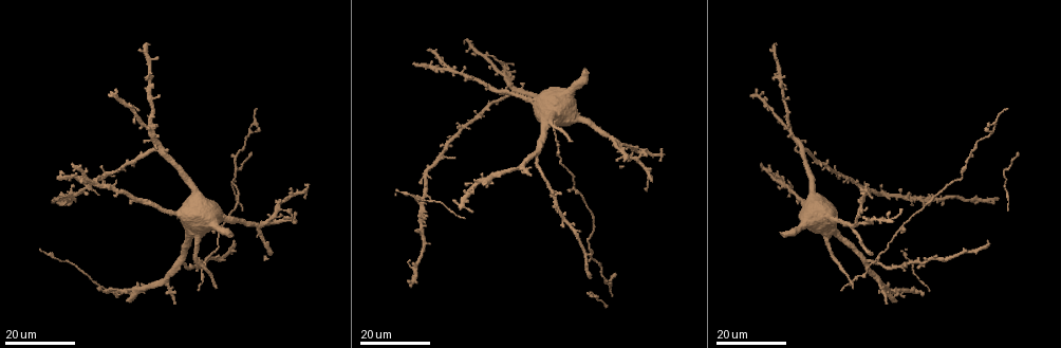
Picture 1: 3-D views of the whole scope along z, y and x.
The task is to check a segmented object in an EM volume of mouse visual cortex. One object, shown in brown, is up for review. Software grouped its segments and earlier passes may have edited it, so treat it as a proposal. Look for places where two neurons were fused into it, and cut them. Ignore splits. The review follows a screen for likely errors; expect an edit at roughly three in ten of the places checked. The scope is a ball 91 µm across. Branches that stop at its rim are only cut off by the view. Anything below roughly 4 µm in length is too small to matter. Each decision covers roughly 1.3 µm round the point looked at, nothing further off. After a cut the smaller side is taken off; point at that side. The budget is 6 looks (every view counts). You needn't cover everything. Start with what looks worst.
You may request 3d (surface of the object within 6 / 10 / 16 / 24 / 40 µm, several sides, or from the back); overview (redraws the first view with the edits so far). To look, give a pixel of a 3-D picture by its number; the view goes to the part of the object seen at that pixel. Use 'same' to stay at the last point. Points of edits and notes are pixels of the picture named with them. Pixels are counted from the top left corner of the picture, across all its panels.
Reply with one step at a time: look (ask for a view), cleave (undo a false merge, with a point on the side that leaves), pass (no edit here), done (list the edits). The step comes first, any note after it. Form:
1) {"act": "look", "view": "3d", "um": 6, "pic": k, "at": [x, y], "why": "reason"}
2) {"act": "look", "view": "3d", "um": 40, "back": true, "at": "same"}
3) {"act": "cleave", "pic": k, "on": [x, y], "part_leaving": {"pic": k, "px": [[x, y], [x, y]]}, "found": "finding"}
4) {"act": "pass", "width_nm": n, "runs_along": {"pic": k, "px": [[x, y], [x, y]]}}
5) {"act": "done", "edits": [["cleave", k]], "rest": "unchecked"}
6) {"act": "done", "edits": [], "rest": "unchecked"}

{"act": "look", "view": "3d", "um": 16, "pic": 1, "at": [441, 156], "why": "looks like a crossing"}

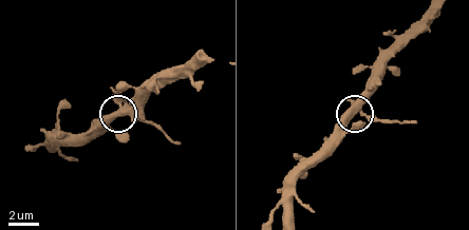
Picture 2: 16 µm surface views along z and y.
{"act": "look", "view": "3d", "um": 6, "pic": 2, "at": [117, 112]}

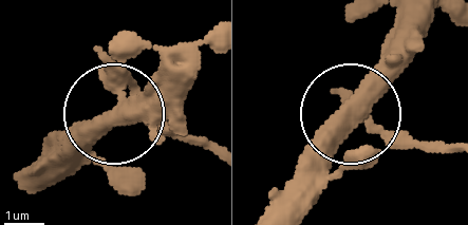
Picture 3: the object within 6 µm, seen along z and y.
{"act": "cleave", "pic": 3, "on": [391, 136], "arms": 4, "found": "two neurons meet here"}

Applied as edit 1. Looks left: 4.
{"act": "look", "view": "overview"}

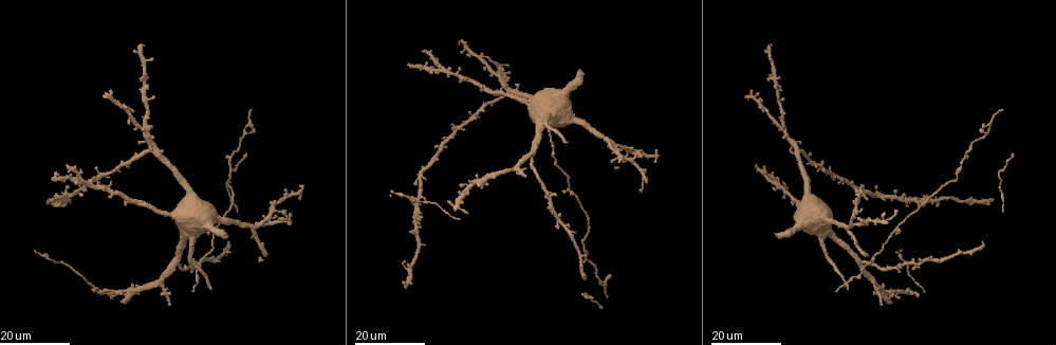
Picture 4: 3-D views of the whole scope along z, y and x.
{"act": "look", "view": "3d", "um": 24, "pic": 4, "at": [243, 131], "why": "three-way junction"}

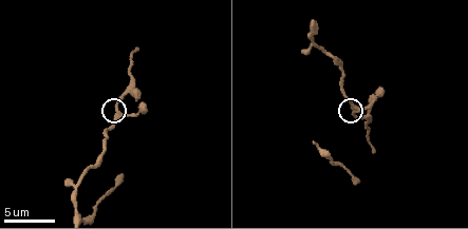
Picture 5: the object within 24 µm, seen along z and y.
{"act": "look", "view": "3d", "um": 10, "pic": 5, "at": [119, 114]}

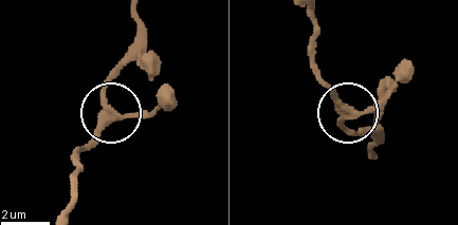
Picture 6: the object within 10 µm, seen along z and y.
{"act": "pass", "arms": 3, "found": "one neuron here"}

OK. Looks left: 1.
{"act": "done", "edits": [["cleave", 3]], "rest": "unchecked"}

